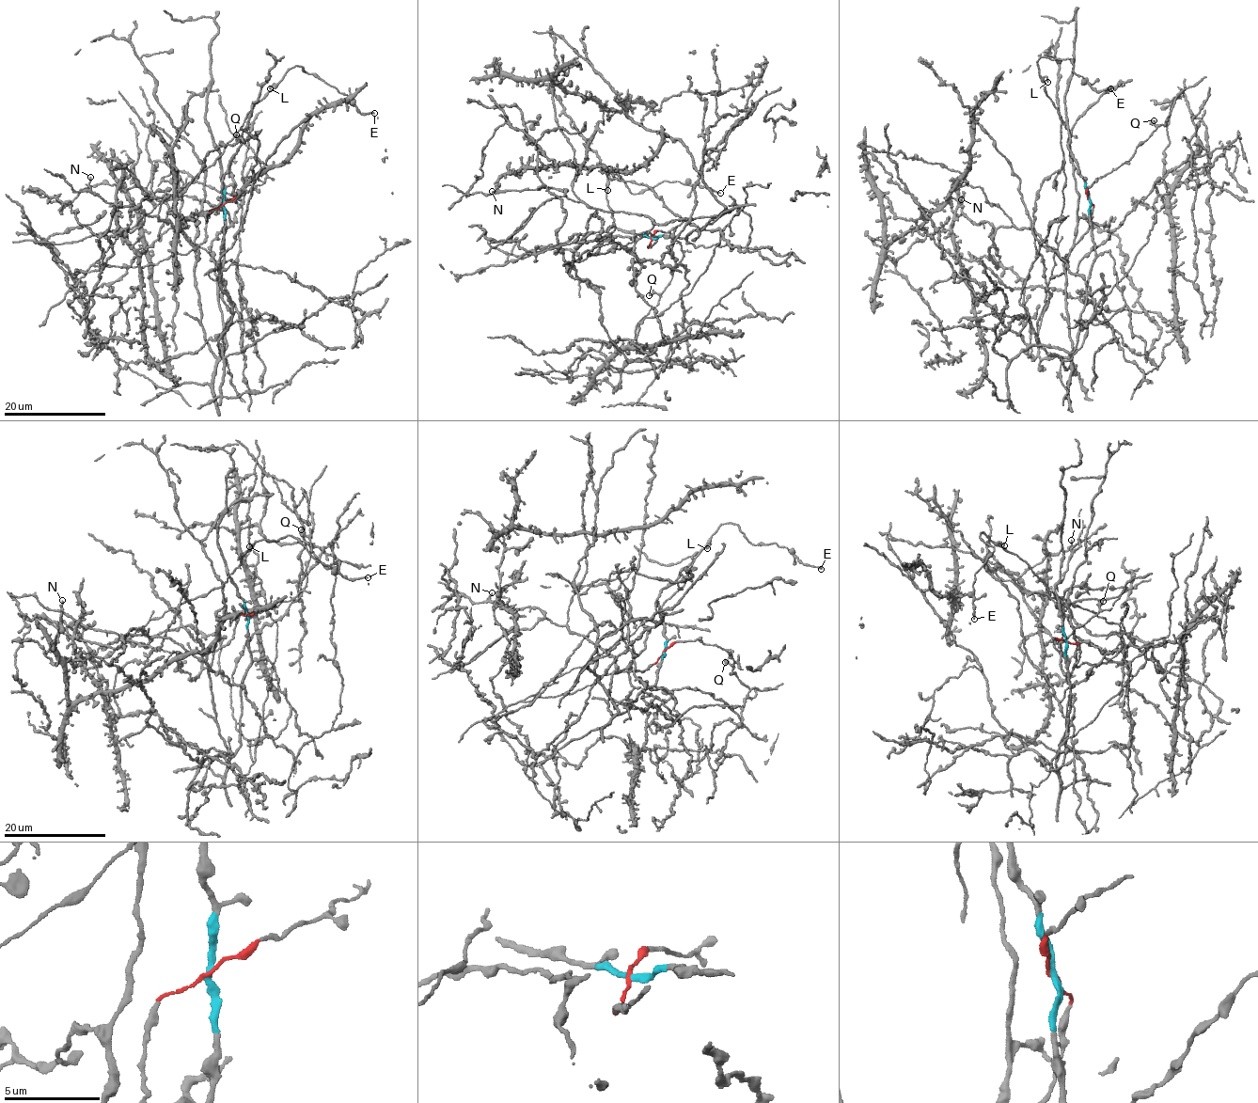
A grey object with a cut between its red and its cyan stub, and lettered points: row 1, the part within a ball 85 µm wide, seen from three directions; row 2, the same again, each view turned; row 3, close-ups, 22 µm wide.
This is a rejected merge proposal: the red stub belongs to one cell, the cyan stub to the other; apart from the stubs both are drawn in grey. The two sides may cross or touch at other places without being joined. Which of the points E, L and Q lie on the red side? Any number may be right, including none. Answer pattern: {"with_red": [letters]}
{"with_red": ["E", "L", "Q"]}

